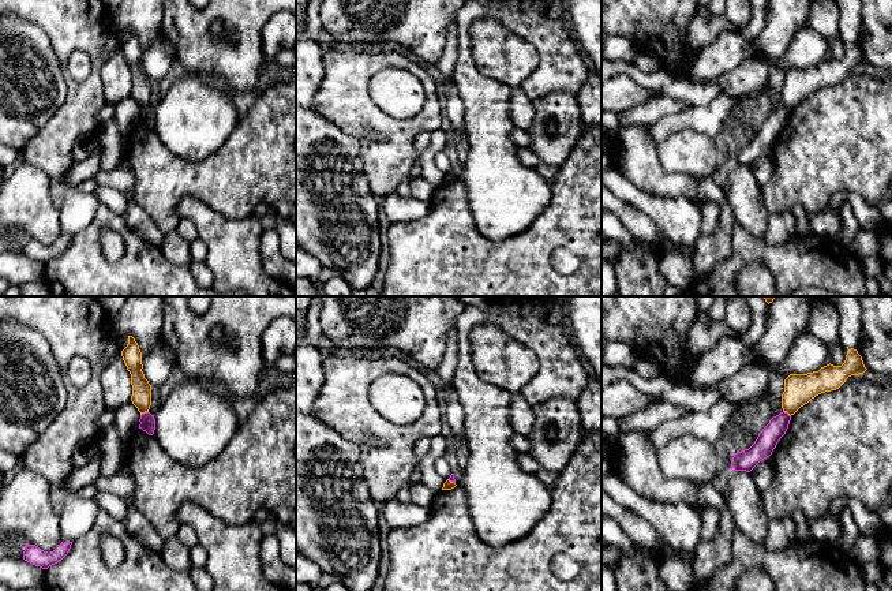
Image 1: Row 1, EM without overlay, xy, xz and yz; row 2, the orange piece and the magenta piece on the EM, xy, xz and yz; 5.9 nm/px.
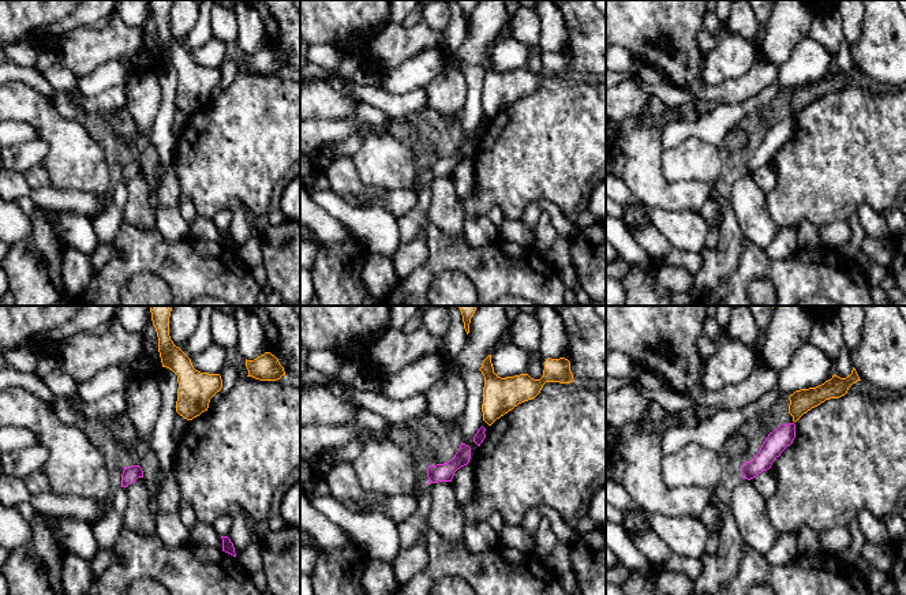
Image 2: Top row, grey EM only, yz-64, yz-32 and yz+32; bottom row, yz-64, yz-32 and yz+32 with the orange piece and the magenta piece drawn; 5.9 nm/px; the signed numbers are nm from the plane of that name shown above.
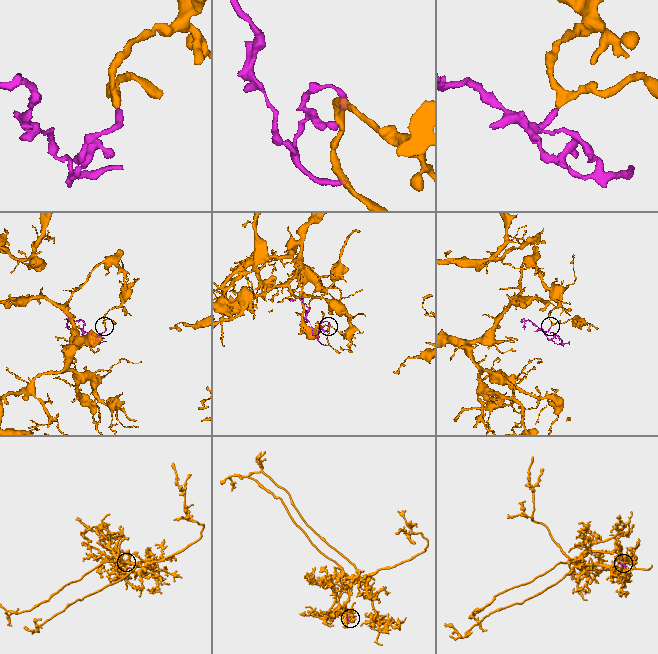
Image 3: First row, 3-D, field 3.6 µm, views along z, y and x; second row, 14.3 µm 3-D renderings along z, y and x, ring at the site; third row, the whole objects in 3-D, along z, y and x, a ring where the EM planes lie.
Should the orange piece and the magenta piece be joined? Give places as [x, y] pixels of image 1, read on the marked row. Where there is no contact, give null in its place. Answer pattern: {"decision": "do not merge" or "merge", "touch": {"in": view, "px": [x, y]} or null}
{"decision": "do not merge", "touch": {"in": "xy", "px": [143, 412]}}

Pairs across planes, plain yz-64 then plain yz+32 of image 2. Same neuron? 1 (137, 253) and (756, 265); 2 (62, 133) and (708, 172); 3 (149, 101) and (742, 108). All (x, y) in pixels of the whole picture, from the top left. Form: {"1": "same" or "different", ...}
{"1": "same", "2": "same", "3": "different"}

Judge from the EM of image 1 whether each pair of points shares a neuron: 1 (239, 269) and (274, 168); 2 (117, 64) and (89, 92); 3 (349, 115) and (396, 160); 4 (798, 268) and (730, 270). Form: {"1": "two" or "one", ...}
{"1": "two", "2": "two", "3": "one", "4": "one"}

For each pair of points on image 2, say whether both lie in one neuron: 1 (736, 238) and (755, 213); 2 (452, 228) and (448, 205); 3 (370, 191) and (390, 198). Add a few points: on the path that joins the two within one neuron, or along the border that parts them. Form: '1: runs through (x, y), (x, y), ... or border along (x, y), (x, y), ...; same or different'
1: border along (729, 201), (734, 219), (748, 239); different
2: runs through (450, 223), (448, 210); same
3: border along (385, 190), (370, 199), (360, 199), (348, 194); different

